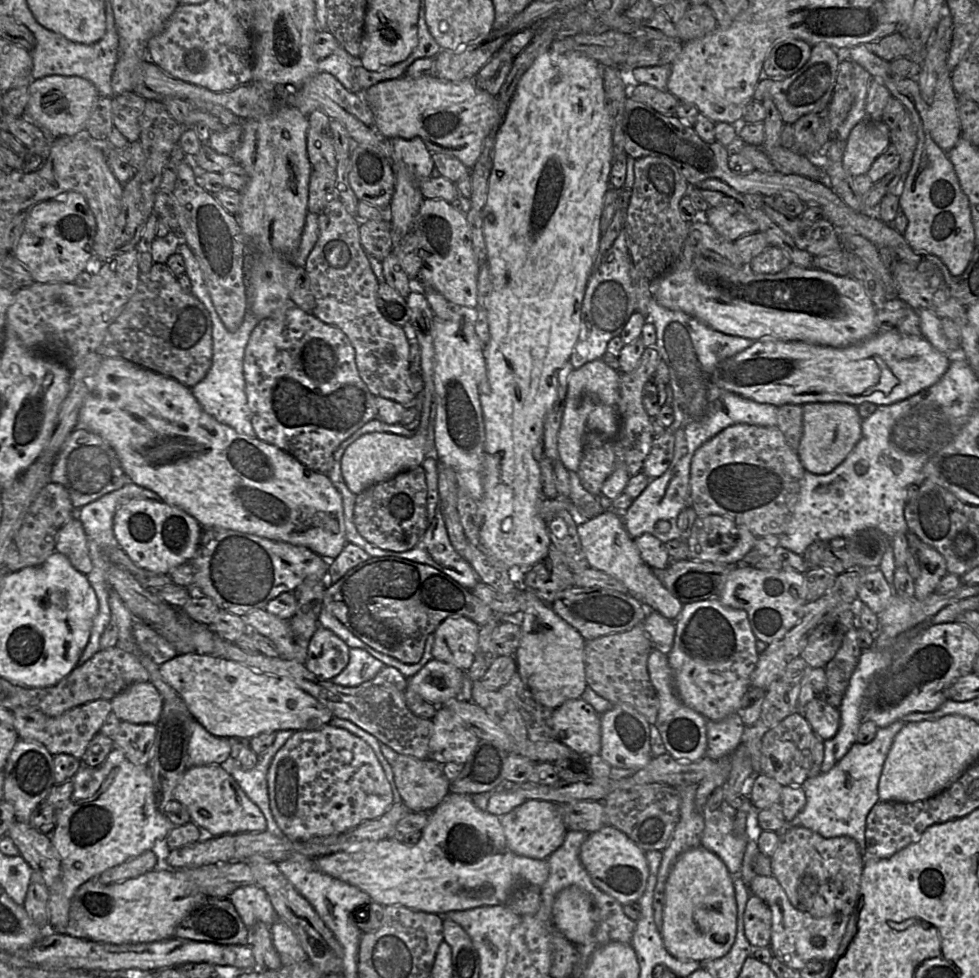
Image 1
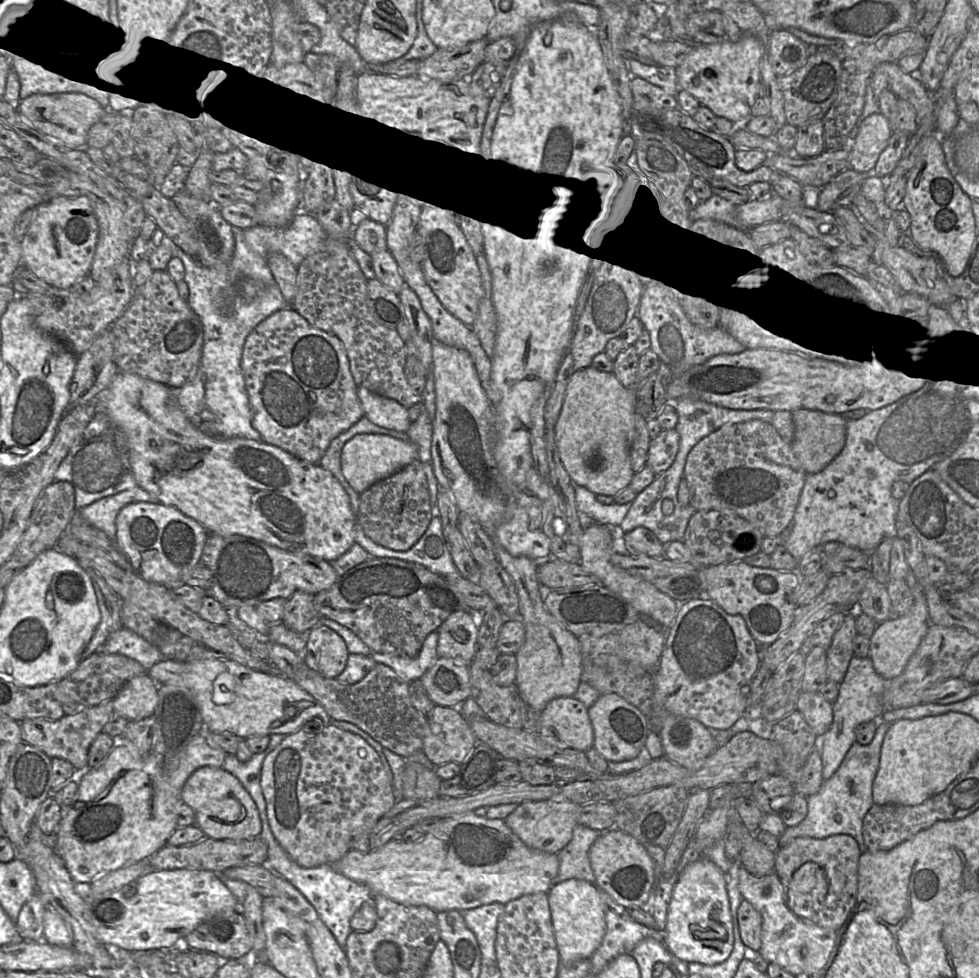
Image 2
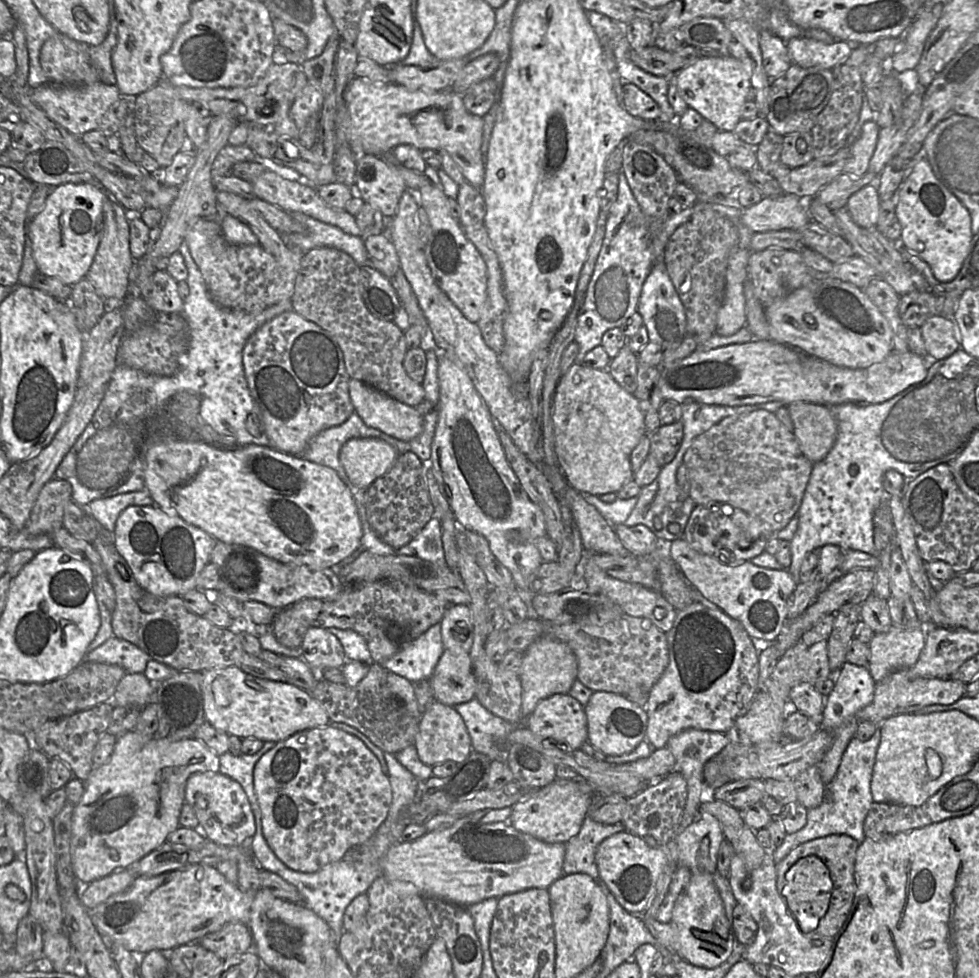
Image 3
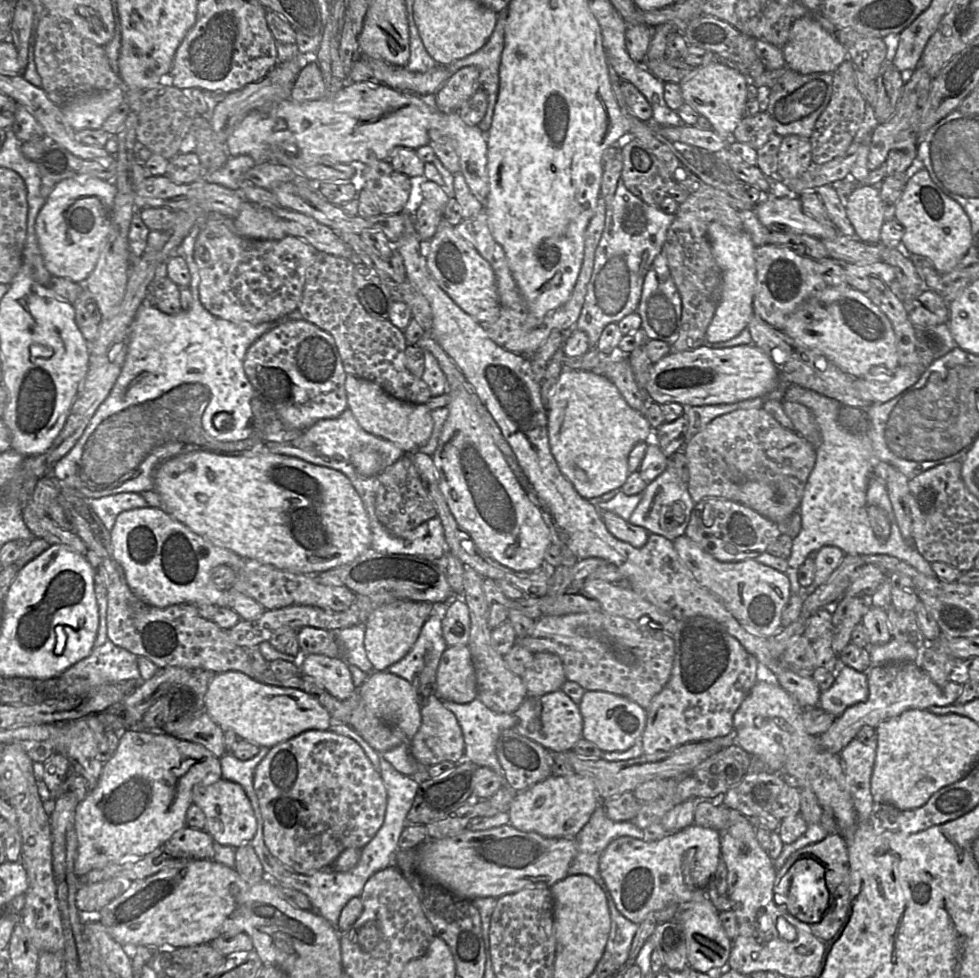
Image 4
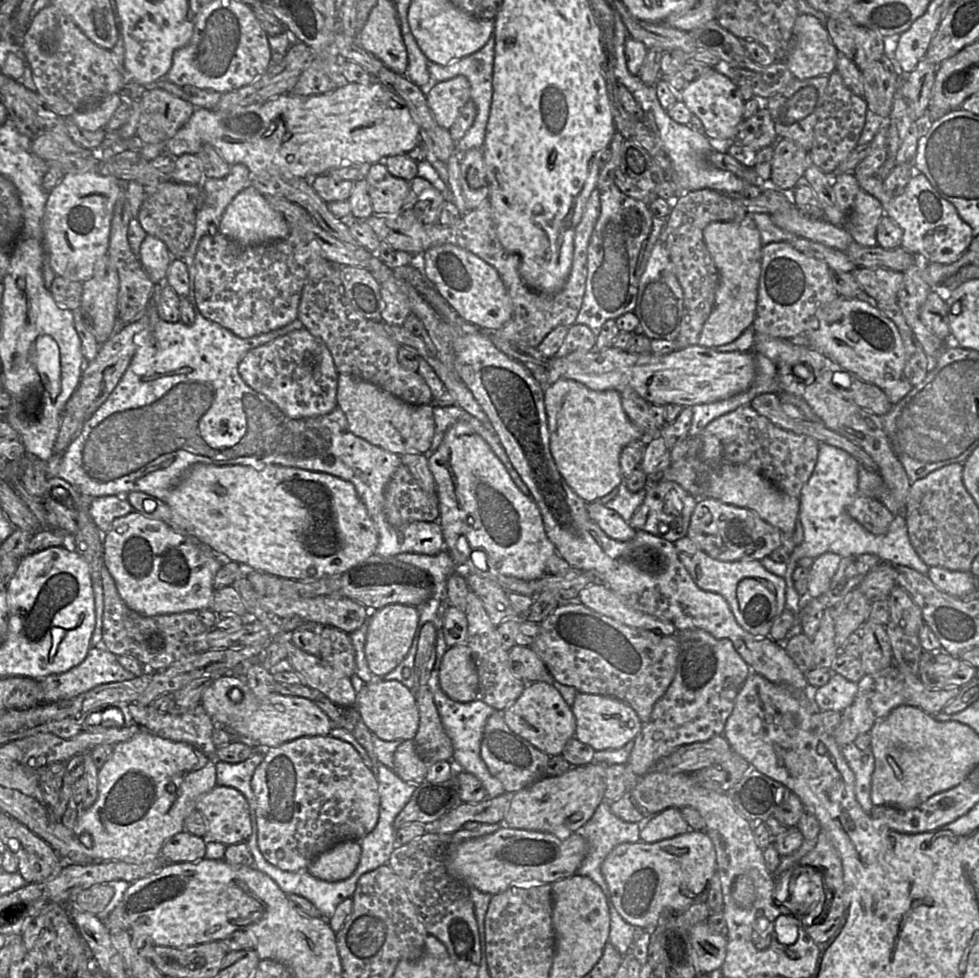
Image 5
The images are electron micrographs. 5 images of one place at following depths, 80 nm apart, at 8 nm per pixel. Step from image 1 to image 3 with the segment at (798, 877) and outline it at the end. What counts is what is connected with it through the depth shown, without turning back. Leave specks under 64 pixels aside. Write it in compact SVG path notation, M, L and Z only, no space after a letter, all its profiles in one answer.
M833 834L802 843L794 848L782 861L776 864L777 890L782 894L785 887L786 872L800 859L807 856L817 856L828 868L832 881L832 891L828 909L819 920L815 932L833 938L845 923L852 907L856 892L855 862L859 843L845 834Z

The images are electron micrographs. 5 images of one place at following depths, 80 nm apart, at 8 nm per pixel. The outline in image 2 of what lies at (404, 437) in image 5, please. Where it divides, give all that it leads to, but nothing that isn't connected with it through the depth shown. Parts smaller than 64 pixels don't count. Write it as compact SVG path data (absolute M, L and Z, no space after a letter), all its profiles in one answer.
M358 386L357 395L364 410L364 416L372 423L401 432L406 432L412 423L408 408L398 401L379 395Z

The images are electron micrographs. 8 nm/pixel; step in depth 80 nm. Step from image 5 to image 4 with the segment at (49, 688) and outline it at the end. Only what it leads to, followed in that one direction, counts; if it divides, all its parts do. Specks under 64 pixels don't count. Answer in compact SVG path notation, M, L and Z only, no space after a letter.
M108 639L102 646L93 649L89 656L65 670L61 676L55 678L100 679L104 681L104 684L127 680L140 680L141 677L137 660L137 655L116 646Z

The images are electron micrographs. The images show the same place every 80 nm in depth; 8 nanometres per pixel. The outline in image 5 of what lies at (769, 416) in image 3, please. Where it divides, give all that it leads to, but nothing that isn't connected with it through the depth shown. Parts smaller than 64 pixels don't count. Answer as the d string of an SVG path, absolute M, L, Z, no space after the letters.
M750 405L740 406L713 420L698 435L690 437L686 456L698 457L701 442L707 436L720 440L725 462L753 469L781 491L796 498L800 497L801 489L809 480L818 459L820 443L816 439L778 427Z

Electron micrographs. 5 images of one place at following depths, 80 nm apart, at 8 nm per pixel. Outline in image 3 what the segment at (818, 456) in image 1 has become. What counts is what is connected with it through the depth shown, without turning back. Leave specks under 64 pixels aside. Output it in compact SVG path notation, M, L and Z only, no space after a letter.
M800 401L787 406L802 455L813 464L822 461L832 449L838 432L830 407Z

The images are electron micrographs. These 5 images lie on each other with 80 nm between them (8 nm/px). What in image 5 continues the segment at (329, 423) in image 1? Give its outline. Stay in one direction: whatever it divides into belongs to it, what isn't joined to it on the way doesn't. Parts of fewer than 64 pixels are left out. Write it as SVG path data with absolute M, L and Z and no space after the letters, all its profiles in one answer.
M305 327L246 353L238 365L244 382L273 402L286 416L301 419L326 415L337 405L338 376L326 344Z

